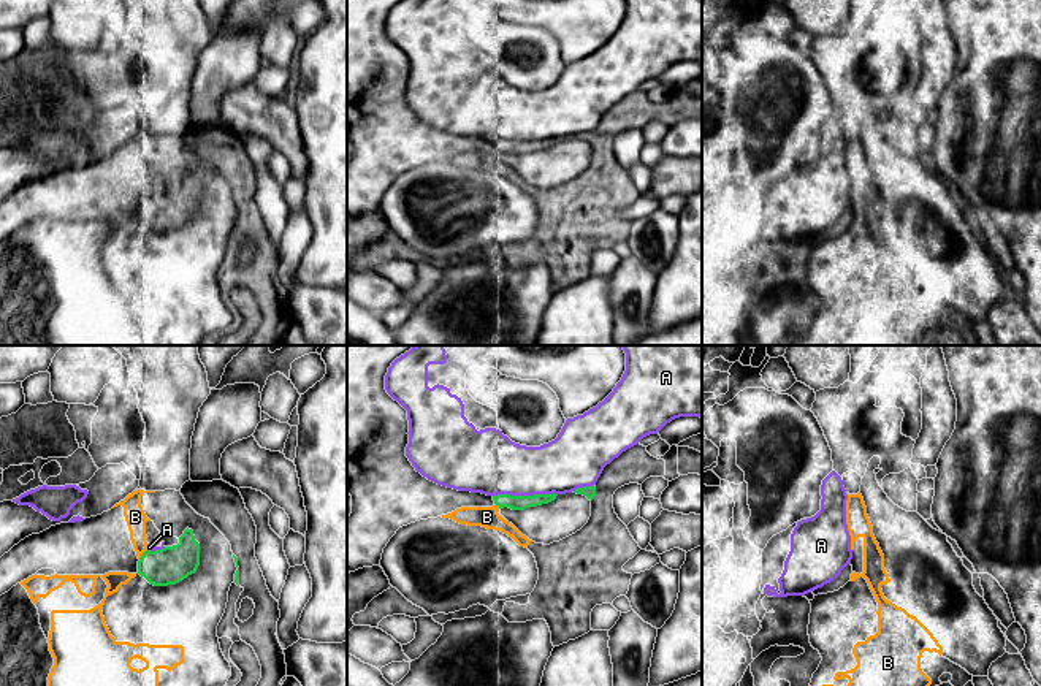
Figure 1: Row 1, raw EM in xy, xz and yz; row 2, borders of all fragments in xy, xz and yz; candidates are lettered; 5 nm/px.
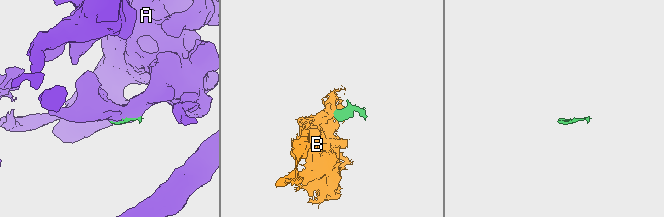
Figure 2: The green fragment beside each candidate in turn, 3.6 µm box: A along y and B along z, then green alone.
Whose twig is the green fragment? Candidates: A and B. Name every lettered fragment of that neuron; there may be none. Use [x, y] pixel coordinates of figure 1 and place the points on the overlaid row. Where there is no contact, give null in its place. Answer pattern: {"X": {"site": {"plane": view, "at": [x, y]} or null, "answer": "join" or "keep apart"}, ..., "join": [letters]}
{"A": {"site": {"plane": "xz", "at": [525, 496]}, "answer": "keep apart"}, "B": {"site": {"plane": "xy", "at": [143, 553]}, "answer": "join"}, "join": ["B"]}

